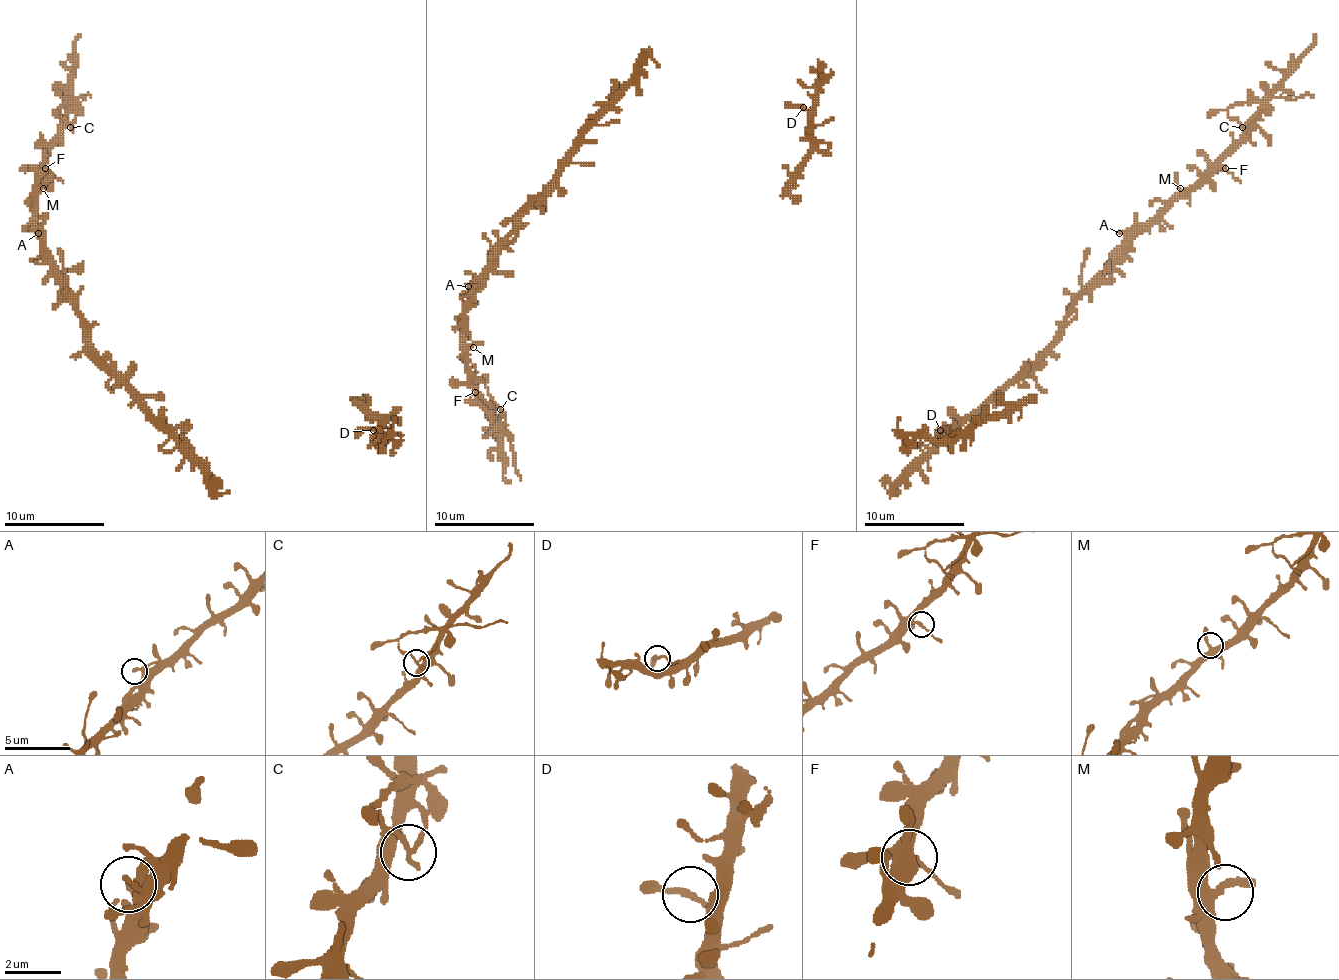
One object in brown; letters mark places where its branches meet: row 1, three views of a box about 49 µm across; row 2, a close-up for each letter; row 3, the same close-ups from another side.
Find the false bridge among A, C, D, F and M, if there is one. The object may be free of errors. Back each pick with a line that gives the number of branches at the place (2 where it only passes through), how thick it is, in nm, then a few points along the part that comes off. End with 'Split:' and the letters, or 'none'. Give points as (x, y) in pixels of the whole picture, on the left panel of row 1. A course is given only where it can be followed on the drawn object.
C: Branches: 2. Thickness 190 nm. Course of the part to remove: (70, 127), (60, 115), (60, 107), (78, 97), (90, 97)
Split: C

